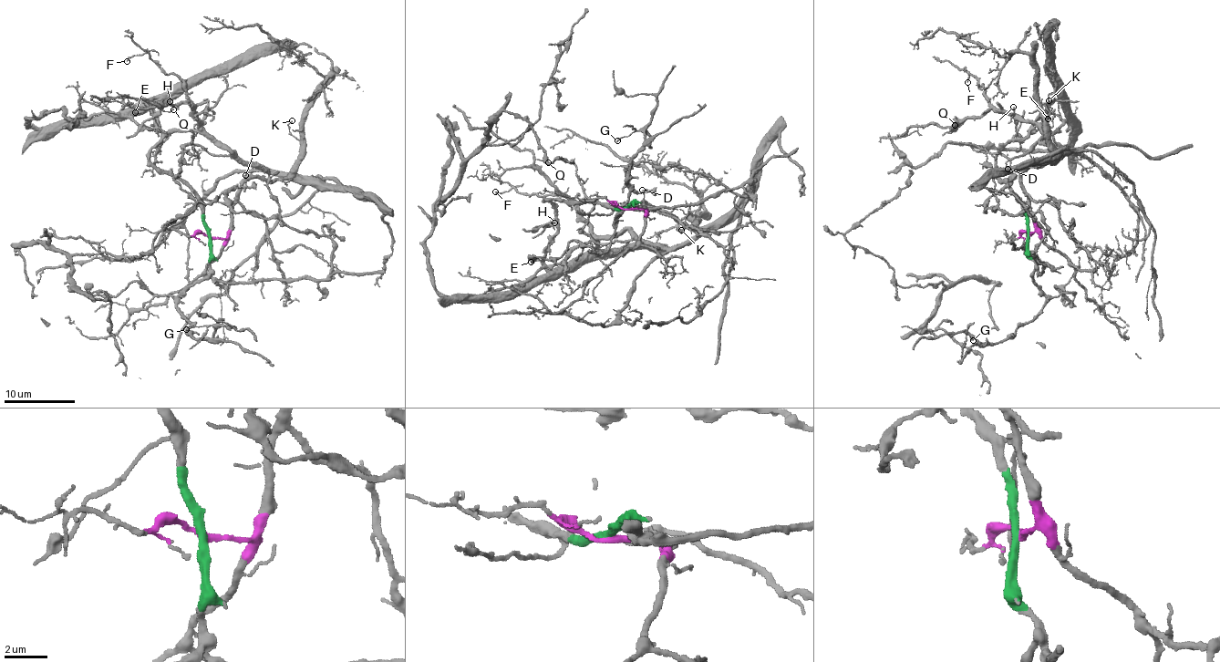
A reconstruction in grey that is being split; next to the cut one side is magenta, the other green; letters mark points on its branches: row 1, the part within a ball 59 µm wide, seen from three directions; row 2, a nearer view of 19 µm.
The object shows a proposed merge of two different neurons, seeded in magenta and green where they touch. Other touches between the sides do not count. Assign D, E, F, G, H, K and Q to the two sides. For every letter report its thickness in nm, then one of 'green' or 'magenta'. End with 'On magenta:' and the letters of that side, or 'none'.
D: 120 nm | magenta
E: 280 nm | green
F: 150 nm | magenta
G: 140 nm | green
H: 150 nm | green
K: 90 nm | magenta
Q: 100 nm | magenta
On magenta: D, F, K, Q

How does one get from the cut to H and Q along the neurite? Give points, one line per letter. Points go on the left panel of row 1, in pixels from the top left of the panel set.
H: (210, 237), (203, 207), (189, 187), (158, 171), (150, 162), (150, 148), (163, 131), (154, 118), (170, 100)
Q: (210, 237), (229, 236), (244, 181), (291, 174), (237, 161), (186, 102), (160, 108), (173, 109)

